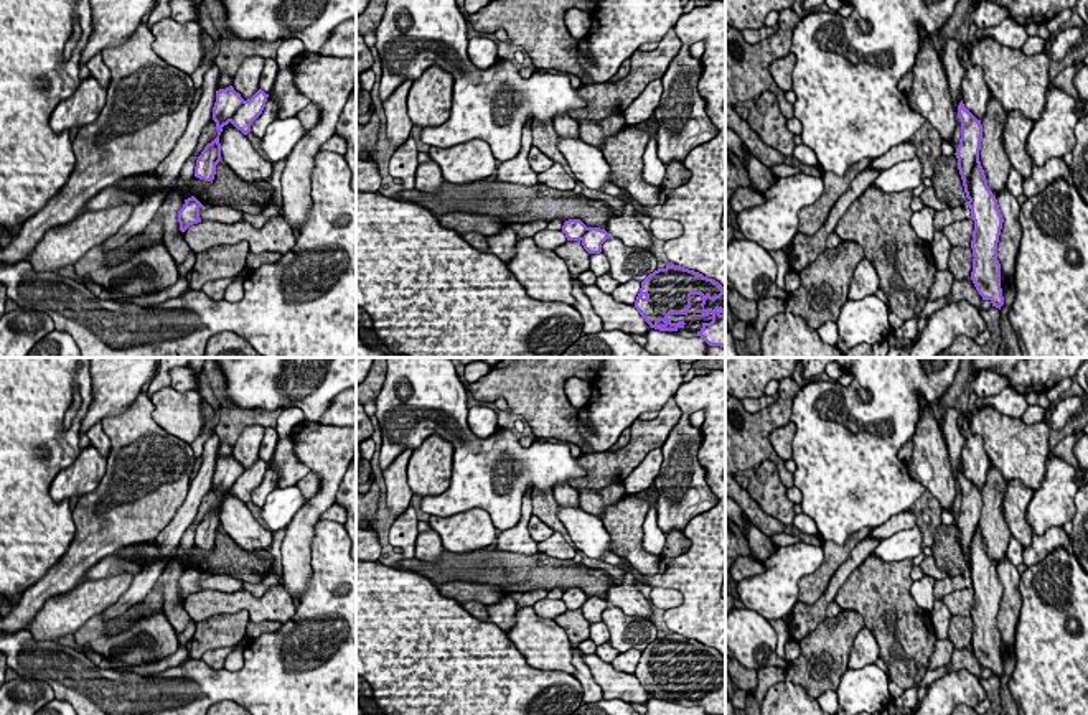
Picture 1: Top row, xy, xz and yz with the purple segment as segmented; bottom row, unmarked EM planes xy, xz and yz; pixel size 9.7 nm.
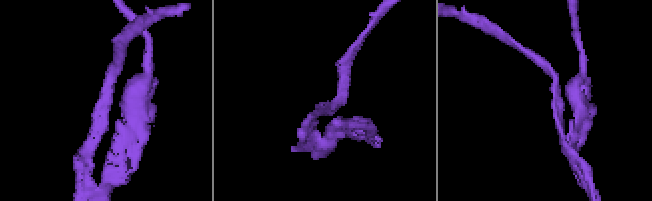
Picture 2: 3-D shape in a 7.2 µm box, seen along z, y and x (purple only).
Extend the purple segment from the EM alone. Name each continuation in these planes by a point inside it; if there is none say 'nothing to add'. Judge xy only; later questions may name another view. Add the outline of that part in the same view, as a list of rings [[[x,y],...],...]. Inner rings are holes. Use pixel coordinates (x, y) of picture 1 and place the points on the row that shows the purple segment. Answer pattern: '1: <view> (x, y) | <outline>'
nothing to add

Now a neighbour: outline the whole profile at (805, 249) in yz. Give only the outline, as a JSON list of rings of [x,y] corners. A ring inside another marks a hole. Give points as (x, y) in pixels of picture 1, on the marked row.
[[[865,168],[862,173],[859,173],[852,180],[847,191],[836,201],[836,204],[831,208],[828,214],[826,222],[816,234],[806,236],[806,234],[796,232],[788,252],[793,270],[800,273],[804,267],[814,262],[819,254],[826,250],[828,236],[834,232],[837,222],[847,213],[851,204],[856,199],[859,199],[861,194],[869,186],[872,186],[872,183],[875,181],[879,175],[880,175],[880,170]]]

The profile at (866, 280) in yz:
[[[862,259],[854,270],[847,300],[862,300],[869,295],[875,295],[879,283],[880,280],[874,264],[869,259]]]

